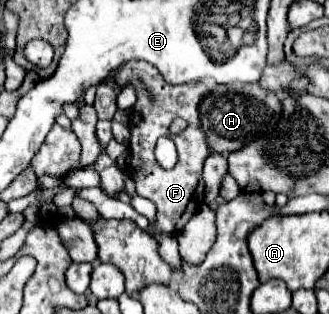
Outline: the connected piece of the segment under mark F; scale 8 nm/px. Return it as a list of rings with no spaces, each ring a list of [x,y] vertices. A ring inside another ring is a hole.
[[[127,62],[123,64],[119,76],[119,86],[123,88],[125,82],[133,82],[137,88],[137,102],[129,110],[131,116],[131,140],[129,140],[129,152],[131,160],[127,166],[127,172],[137,184],[137,194],[151,200],[157,206],[155,222],[149,224],[147,232],[155,238],[157,234],[177,234],[183,230],[183,226],[191,220],[191,216],[197,210],[197,202],[203,200],[203,158],[211,152],[207,142],[203,140],[203,134],[199,130],[199,118],[197,118],[197,106],[209,90],[201,84],[197,86],[171,86],[163,82],[163,76],[155,66],[147,66],[147,62]],[[173,118],[185,118],[189,122],[187,130],[183,130],[179,136],[169,134],[169,124]],[[159,136],[169,136],[179,152],[179,160],[173,170],[163,170],[153,154],[155,142]]]

